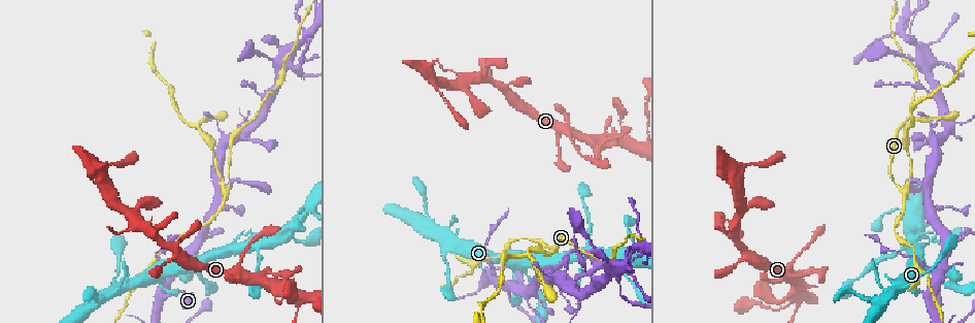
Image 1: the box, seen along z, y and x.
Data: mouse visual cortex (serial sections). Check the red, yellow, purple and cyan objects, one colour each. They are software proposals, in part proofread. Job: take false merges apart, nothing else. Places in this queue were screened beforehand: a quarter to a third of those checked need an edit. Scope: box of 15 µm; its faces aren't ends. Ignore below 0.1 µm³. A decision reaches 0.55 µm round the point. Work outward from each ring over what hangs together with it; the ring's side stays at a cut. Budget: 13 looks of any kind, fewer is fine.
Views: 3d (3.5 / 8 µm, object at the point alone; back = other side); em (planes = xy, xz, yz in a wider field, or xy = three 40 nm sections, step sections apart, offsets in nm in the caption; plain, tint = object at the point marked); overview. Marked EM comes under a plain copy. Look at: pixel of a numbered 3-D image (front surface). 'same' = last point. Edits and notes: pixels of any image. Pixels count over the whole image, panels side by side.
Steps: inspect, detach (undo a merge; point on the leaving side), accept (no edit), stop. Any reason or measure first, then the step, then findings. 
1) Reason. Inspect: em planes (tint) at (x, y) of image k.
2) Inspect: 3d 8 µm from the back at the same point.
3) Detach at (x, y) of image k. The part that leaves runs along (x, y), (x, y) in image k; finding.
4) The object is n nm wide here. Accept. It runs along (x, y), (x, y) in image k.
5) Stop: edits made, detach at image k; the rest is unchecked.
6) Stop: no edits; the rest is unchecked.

Branch point. Inspect: 3d 8 µm at (225, 194) of image 1.

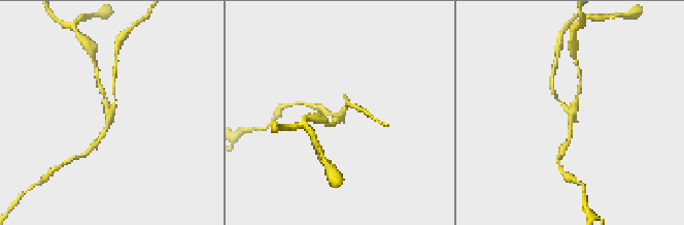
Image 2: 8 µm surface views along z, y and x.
Inspect: 3d 3.5 µm at (339, 113) of image 2.

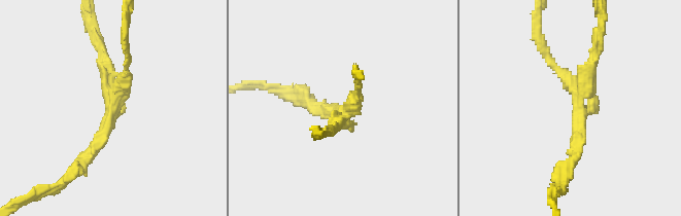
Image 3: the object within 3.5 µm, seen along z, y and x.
3 arms meet here; the arms are 150, 150, 150 nm wide. Inspect: em xy step 5 (tint) at (575, 92) of image 3.

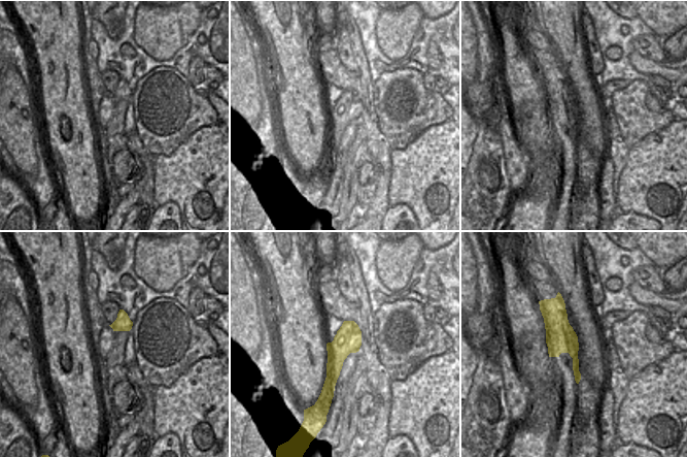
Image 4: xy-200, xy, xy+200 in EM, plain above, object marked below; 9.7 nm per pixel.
Detach at (103, 50) of image 3. The part that leaves runs along (107, 86), (104, 58), (92, 20) in image 3; two cells meet here.

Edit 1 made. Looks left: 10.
Arms part here. Inspect: 3d 3.5 µm at (921, 271) of image 1.

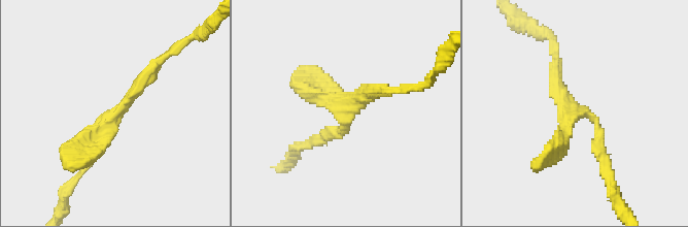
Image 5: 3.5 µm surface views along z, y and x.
Shape alone is not enough. Inspect: em xy step 2 (tint) at (570, 115) of image 5.

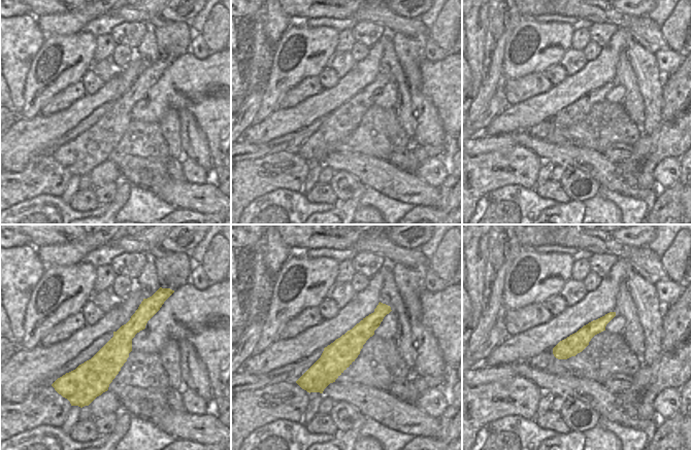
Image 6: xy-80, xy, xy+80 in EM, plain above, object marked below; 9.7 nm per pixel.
Inspect: em xy step 1 (tint) at the same point.

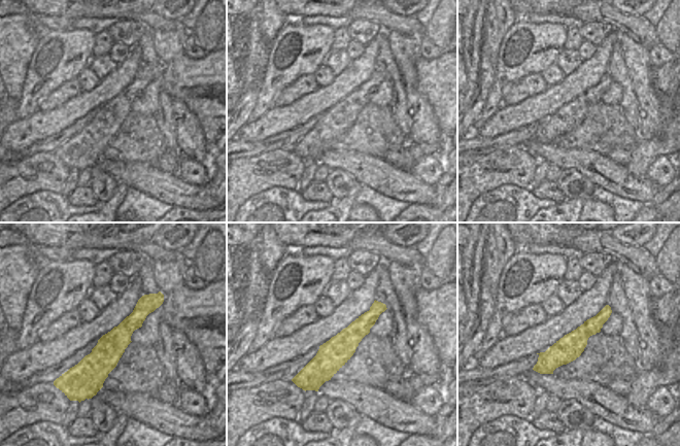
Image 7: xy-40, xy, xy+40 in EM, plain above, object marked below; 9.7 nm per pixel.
Accept. It runs along (146, 298), (94, 368), (93, 388) in image 7; all the same cell.

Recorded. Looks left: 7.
A narrow waist. Inspect: 3d 3.5 µm at (739, 262) of image 1.

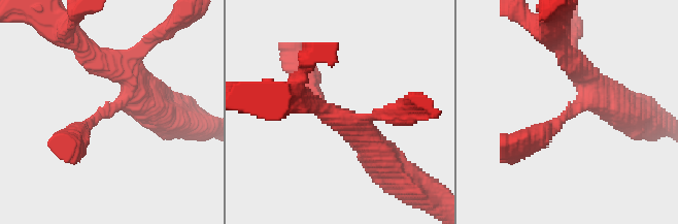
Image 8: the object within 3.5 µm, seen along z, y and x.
Shape alone is not enough. Inspect: em xy step 1 (tint) at (97, 114) of image 8.

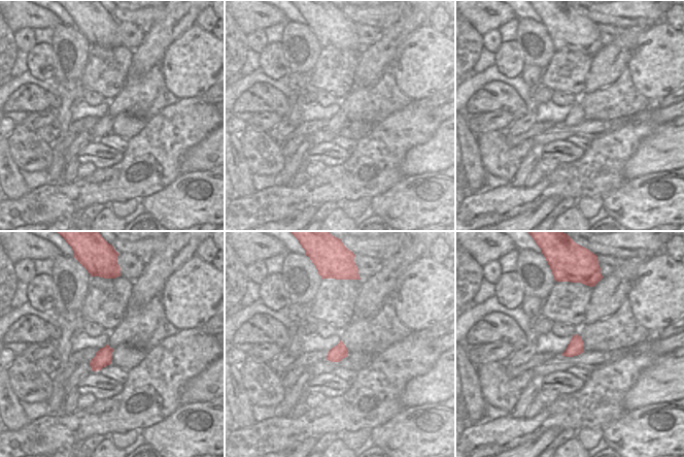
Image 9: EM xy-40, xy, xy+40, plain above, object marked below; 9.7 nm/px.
Inspect: em xy step 5 (tint) at the same point.

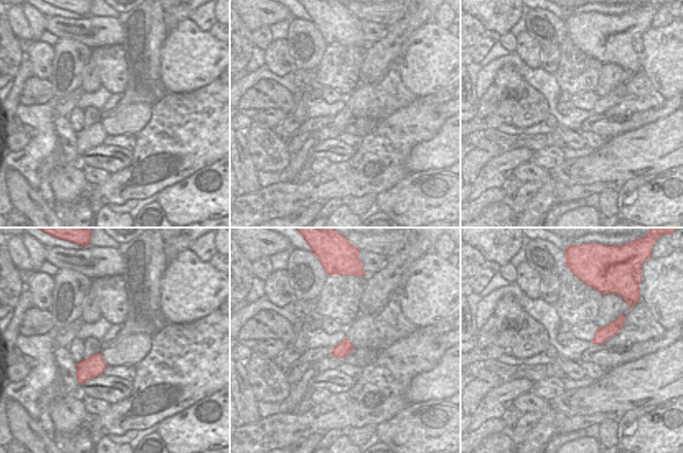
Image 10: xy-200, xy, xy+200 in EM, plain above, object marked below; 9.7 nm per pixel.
Accept. It runs along (373, 149), (319, 101), (300, 62) in image 8; continuous, no second cell.

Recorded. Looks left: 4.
Thin arm on a thick one. Inspect: 3d 3.5 µm at (600, 285) of image 1.

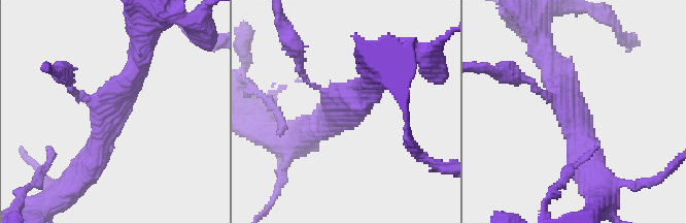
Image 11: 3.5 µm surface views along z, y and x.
3 arms meet here; the arms are 100, 350, 400 nm wide. Inspect: em xy step 3 (tint) at (574, 107) of image 11.

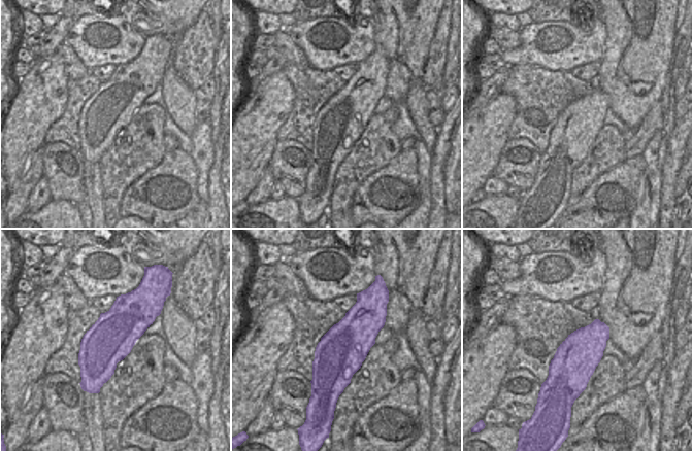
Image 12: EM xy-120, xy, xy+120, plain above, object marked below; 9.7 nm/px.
Inspect: em xy step 2 (tint) at the same point.

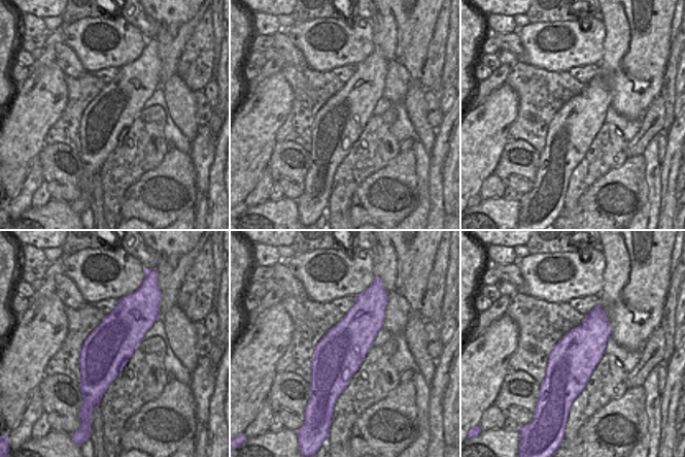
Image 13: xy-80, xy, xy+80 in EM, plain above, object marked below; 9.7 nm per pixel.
Accept. It runs along (88, 167), (141, 54) in image 11; continuous, no second cell.

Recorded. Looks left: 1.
Stop: edits made, detach at image 3; the rest is unchecked.

